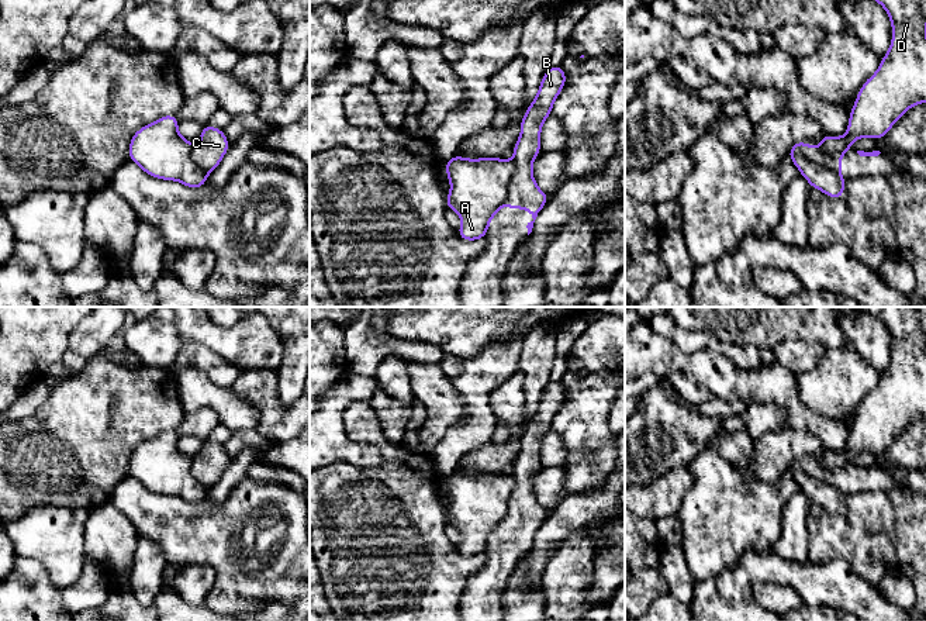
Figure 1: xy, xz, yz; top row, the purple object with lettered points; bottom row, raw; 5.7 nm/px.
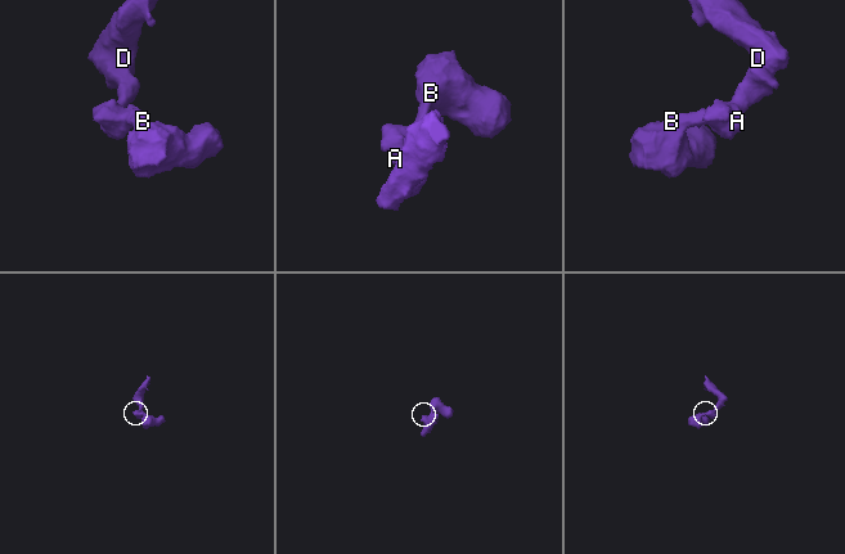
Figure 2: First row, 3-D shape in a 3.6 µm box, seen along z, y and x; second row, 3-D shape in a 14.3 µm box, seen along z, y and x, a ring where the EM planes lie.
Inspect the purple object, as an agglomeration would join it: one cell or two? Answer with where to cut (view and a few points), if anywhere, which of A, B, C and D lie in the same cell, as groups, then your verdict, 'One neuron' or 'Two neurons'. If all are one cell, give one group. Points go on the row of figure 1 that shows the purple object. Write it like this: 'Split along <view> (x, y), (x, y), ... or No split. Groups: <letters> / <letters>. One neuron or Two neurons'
Split along yz (791, 158), (804, 155), (839, 173). Groups: A D / B C. Two neurons

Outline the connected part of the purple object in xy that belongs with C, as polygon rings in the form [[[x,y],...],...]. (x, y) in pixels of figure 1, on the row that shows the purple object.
[[[204,125],[198,138],[201,145],[191,148],[191,158],[208,175],[221,163],[231,144],[224,131],[211,125]]]

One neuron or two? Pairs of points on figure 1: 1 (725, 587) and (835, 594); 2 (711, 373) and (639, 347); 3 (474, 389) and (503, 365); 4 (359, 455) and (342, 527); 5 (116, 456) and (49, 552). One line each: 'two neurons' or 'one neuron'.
1: one neuron
2: one neuron
3: one neuron
4: two neurons
5: two neurons

